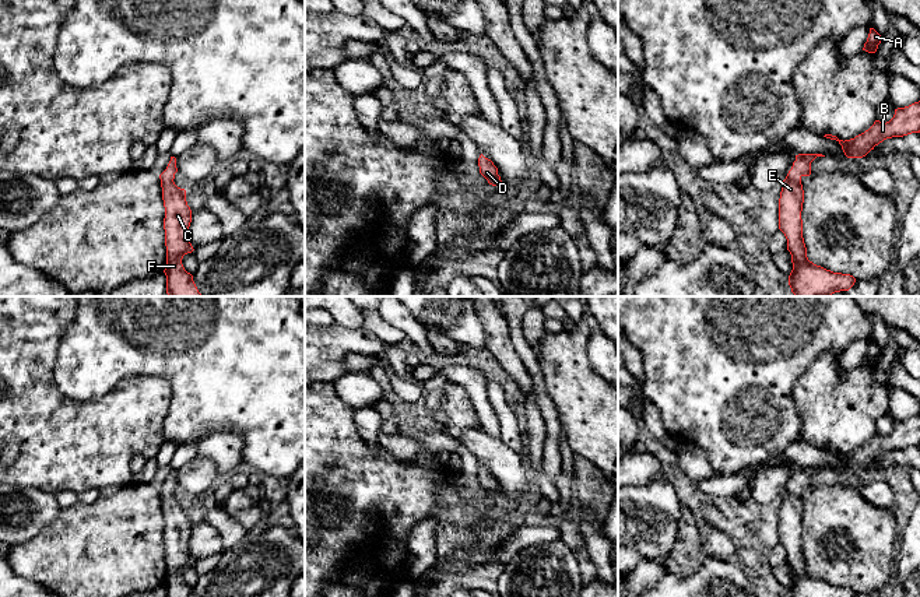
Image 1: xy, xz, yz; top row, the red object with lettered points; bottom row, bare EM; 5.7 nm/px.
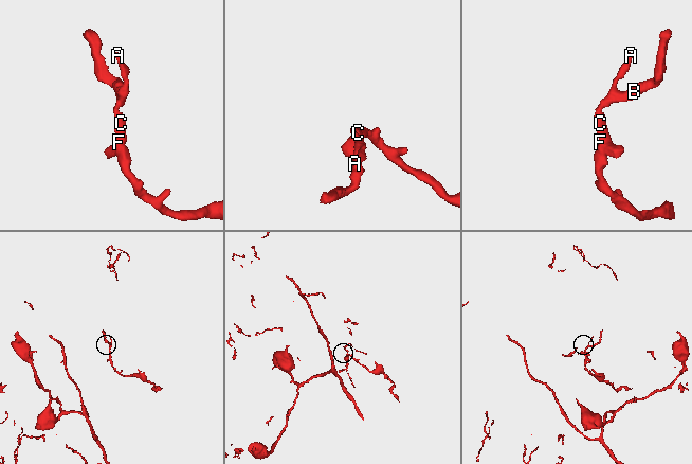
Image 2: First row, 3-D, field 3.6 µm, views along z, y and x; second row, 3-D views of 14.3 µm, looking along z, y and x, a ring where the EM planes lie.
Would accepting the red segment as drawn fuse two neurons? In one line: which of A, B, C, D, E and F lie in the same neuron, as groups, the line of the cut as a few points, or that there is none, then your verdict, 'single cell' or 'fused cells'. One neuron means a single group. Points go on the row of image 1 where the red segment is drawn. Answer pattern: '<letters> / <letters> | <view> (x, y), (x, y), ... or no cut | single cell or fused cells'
A B C D E F | no cut | single cell

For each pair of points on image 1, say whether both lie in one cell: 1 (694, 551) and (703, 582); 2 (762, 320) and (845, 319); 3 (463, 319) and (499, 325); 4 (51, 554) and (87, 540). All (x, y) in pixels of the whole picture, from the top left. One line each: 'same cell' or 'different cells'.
1: different cells
2: same cell
3: different cells
4: same cell

